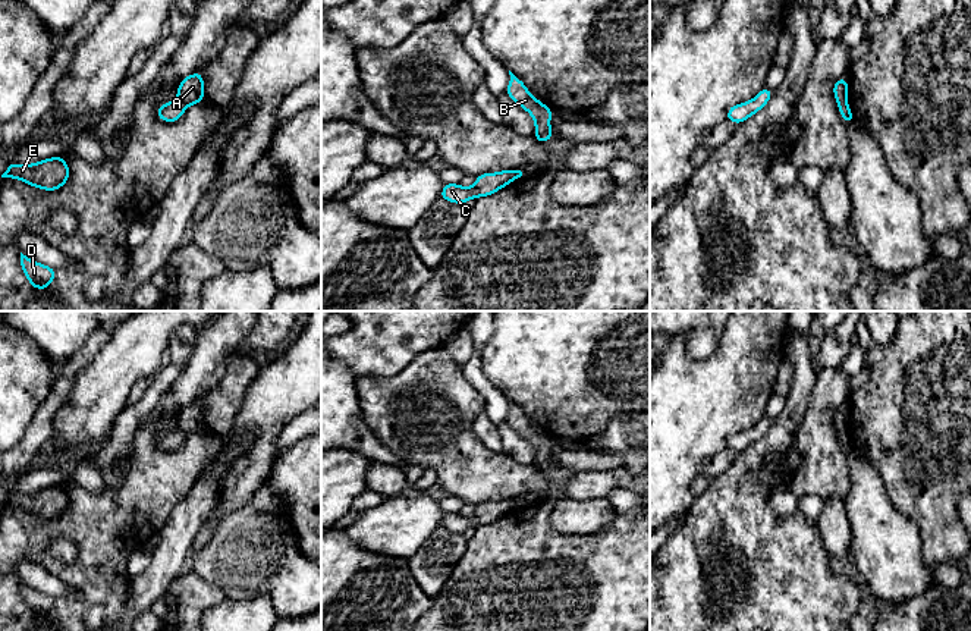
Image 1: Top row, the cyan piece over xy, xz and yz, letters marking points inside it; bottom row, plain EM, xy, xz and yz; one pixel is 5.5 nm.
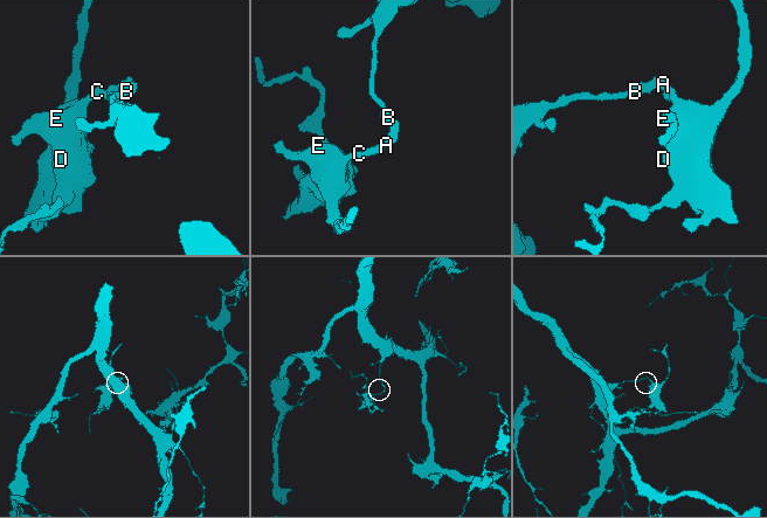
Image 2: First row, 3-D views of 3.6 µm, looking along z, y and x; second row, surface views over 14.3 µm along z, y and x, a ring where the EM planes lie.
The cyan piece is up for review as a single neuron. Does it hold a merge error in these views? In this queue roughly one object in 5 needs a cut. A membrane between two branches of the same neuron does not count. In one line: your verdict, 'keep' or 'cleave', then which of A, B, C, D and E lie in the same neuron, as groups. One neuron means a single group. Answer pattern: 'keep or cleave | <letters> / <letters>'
cleave | A B / C D E

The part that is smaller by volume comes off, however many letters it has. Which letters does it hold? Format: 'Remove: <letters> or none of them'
Remove: C, D, E

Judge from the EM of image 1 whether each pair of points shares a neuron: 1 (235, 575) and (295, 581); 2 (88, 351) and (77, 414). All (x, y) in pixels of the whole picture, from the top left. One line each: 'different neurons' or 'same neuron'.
1: same neuron
2: different neurons

